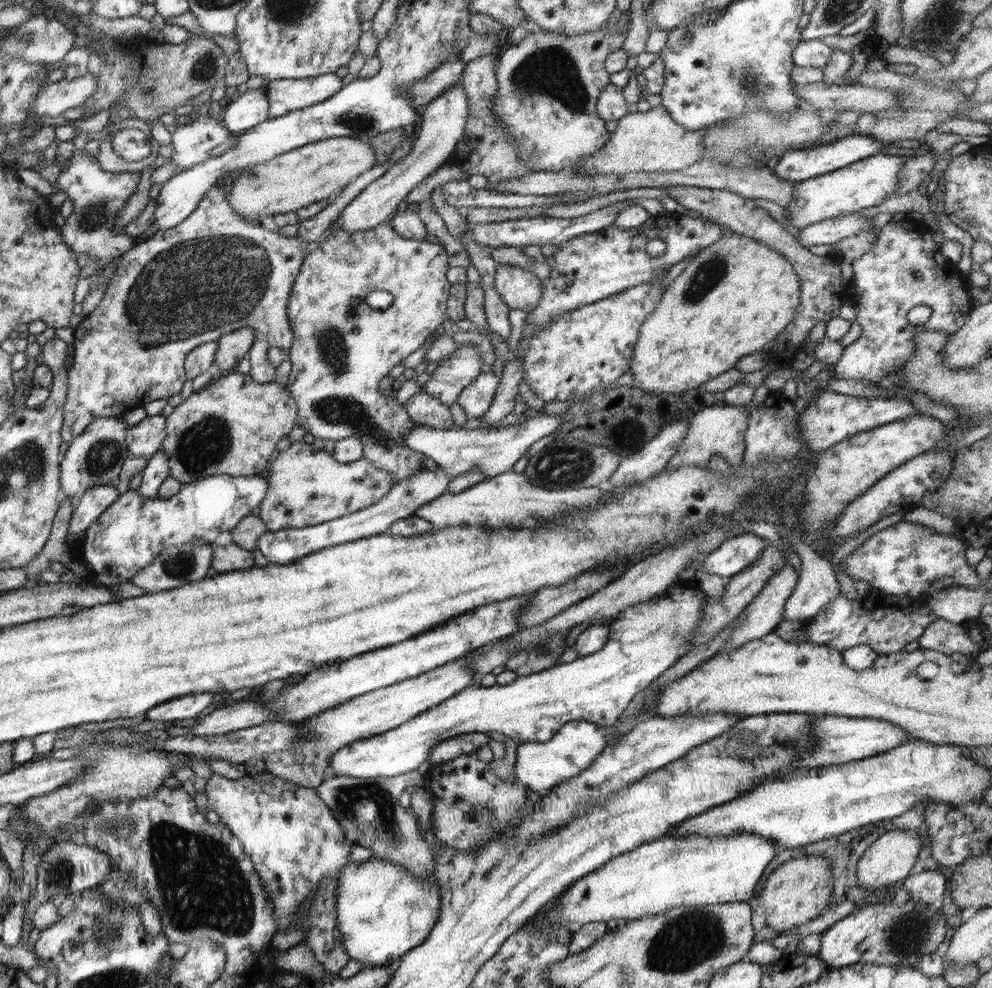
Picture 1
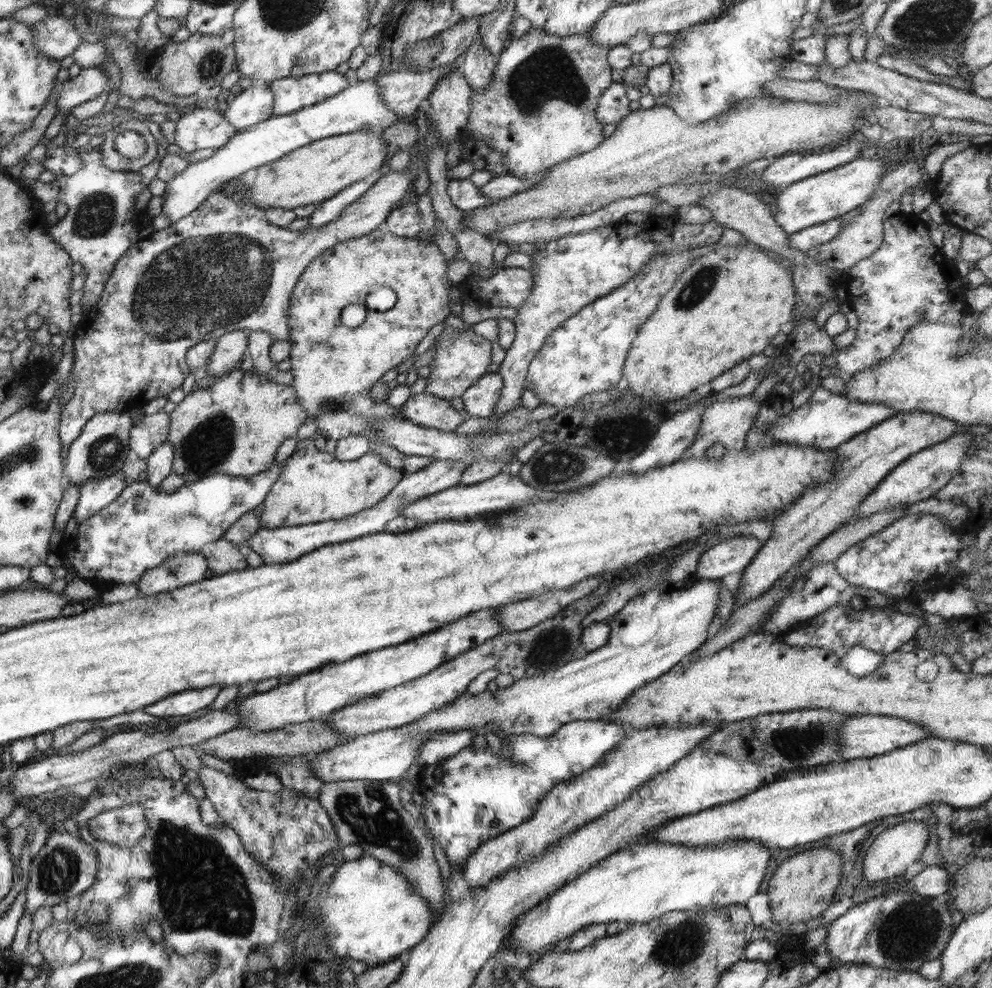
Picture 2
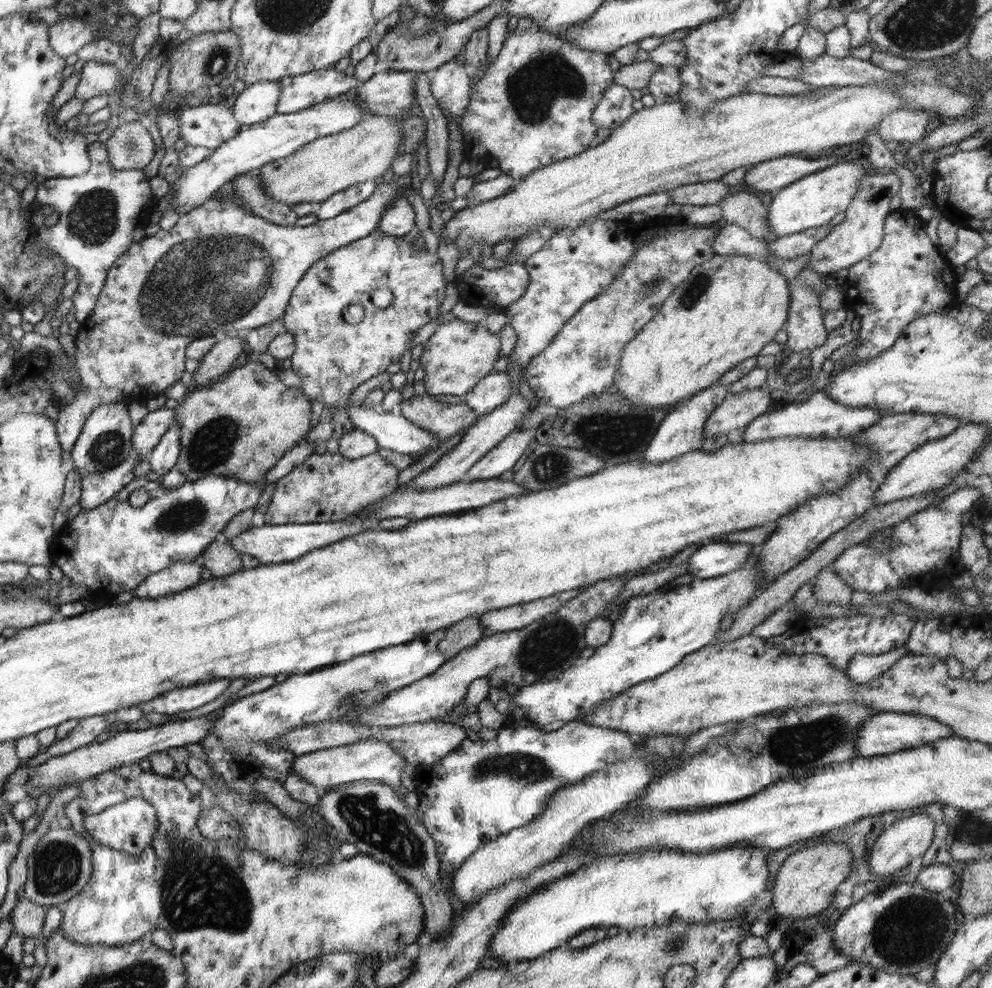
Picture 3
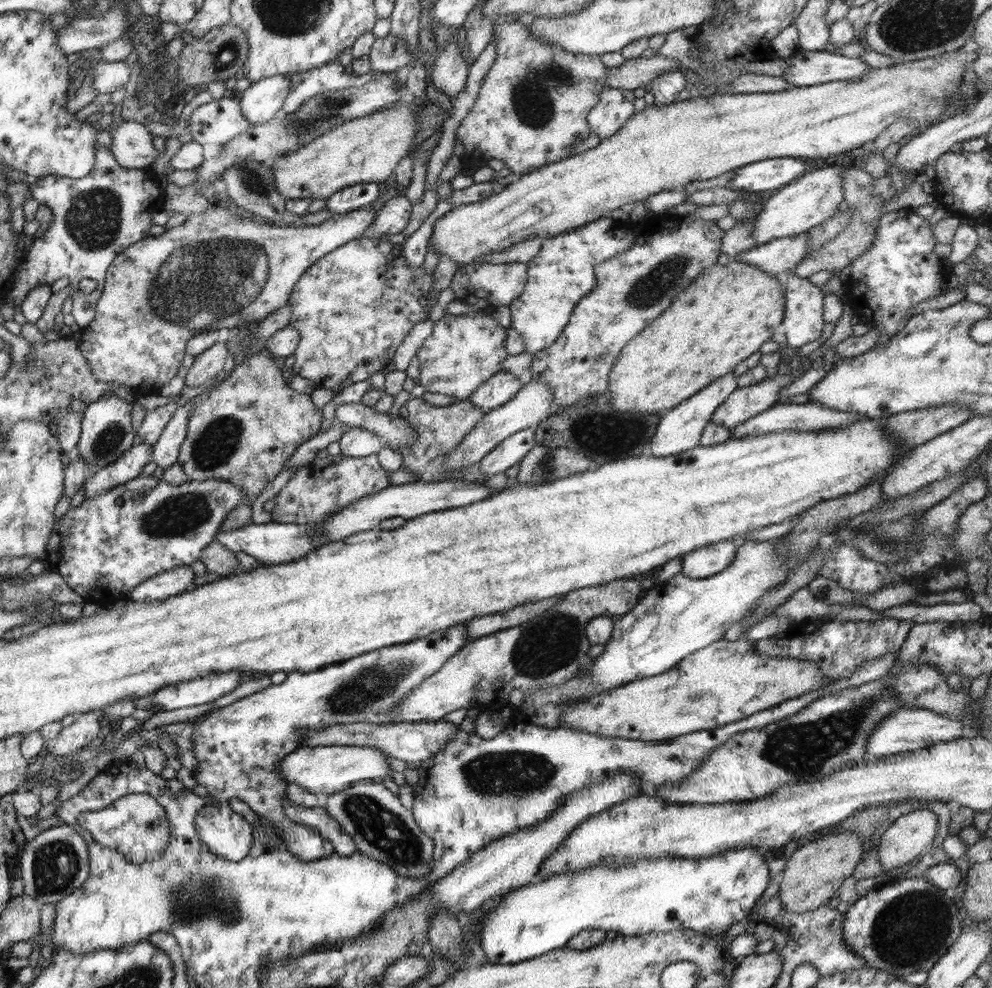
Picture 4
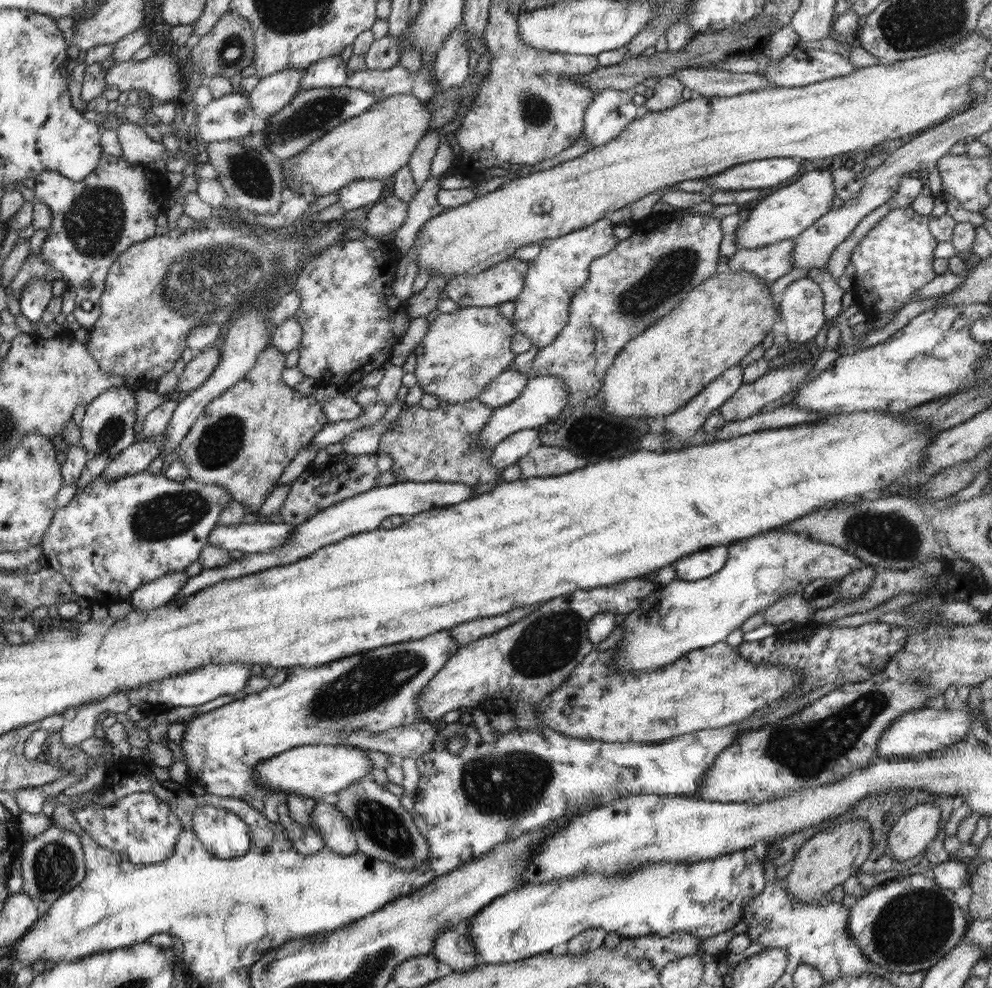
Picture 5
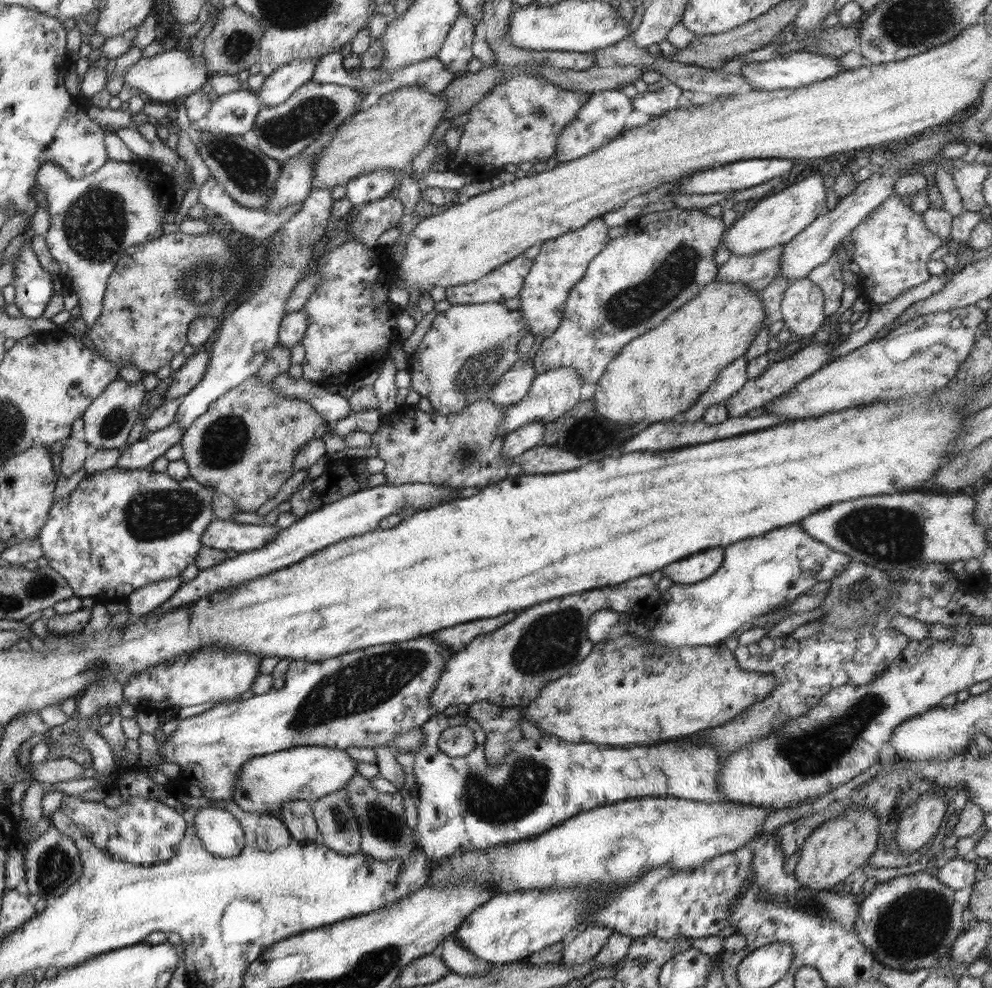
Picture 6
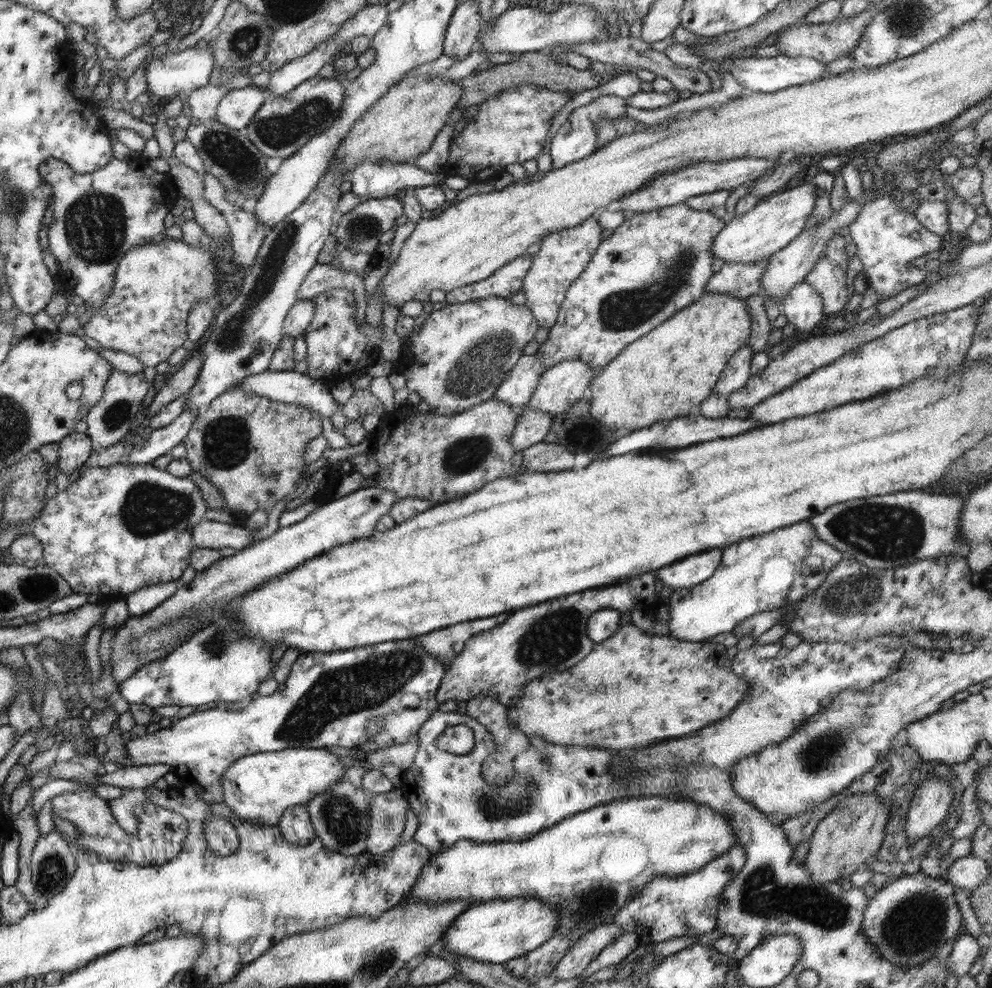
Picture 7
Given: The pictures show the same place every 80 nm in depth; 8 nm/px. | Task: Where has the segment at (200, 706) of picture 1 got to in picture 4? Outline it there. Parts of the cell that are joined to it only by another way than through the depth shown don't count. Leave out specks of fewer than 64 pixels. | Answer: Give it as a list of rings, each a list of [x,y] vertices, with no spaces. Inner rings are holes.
[[[242,672],[230,674],[206,674],[202,678],[194,678],[190,682],[177,682],[178,686],[166,686],[166,690],[158,690],[158,694],[146,697],[134,697],[135,708],[152,710],[154,713],[176,708],[190,708],[213,702],[224,694],[234,692],[240,686]]]

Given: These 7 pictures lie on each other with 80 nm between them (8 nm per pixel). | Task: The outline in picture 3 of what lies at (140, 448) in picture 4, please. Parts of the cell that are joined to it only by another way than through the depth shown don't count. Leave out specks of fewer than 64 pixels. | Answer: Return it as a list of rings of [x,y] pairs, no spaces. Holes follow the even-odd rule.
[[[139,455],[122,461],[120,465],[99,473],[90,473],[82,479],[81,504],[82,509],[100,506],[110,497],[117,495],[129,482],[135,479],[134,468],[139,463]]]

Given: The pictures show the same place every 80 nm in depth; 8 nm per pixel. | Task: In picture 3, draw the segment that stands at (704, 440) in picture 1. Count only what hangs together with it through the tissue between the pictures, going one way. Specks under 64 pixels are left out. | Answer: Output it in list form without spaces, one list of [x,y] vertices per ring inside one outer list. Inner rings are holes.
[[[765,386],[730,393],[708,417],[703,440],[717,434],[726,435],[732,444],[742,442],[743,430],[771,407],[774,400],[769,395],[770,390]]]

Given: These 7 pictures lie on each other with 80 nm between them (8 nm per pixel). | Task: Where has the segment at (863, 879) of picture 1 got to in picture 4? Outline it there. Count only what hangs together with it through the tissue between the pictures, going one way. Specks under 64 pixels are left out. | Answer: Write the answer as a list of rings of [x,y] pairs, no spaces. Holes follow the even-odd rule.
[[[924,805],[896,819],[880,840],[882,868],[890,871],[922,856],[932,846],[937,828],[938,816]]]

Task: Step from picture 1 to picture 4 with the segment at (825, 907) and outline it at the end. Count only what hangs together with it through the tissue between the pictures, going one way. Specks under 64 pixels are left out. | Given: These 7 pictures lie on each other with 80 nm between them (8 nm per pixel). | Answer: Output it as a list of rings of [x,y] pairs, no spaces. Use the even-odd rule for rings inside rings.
[[[852,832],[828,834],[795,850],[782,872],[778,896],[783,905],[789,911],[803,913],[824,906],[837,896],[842,882],[854,874],[858,860],[862,860],[862,842],[858,838]]]

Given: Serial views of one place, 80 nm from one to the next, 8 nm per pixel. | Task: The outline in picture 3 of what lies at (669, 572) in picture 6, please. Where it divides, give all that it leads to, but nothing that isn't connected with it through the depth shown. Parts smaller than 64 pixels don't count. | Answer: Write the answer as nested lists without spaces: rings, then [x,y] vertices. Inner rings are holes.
[[[721,541],[705,542],[688,558],[691,577],[700,579],[719,578],[736,570],[747,561],[748,555],[756,549],[752,544]]]

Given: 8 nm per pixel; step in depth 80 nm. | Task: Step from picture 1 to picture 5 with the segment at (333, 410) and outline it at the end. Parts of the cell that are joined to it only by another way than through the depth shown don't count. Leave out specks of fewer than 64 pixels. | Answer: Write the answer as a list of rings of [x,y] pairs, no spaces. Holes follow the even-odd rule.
[[[368,237],[332,244],[300,268],[289,288],[301,296],[301,307],[293,316],[303,330],[297,347],[300,352],[297,367],[305,378],[314,379],[316,387],[335,385],[342,390],[347,389],[372,370],[382,370],[391,360],[393,346],[400,342],[412,320],[407,311],[407,301],[400,301],[392,289],[392,283],[402,273],[402,266],[403,255],[392,243],[380,243]]]

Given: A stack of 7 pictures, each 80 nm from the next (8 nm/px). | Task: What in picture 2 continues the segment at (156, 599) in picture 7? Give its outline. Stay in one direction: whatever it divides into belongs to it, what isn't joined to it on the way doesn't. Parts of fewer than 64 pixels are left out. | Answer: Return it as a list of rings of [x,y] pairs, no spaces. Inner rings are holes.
[[[199,552],[176,553],[160,566],[147,570],[137,588],[142,595],[152,597],[168,593],[206,579],[206,557]]]

